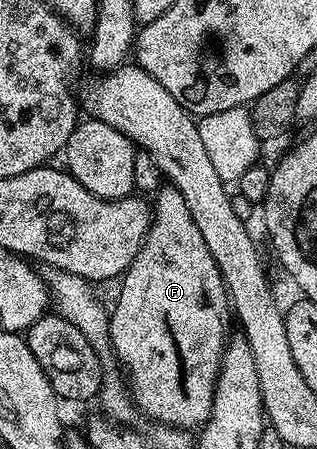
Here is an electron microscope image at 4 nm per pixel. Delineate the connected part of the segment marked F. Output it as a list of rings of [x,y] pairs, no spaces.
[[[165,185],[162,186],[160,191],[156,192],[154,199],[157,200],[152,200],[151,203],[153,224],[149,227],[149,235],[145,238],[145,244],[139,249],[135,261],[131,261],[131,265],[120,280],[120,283],[122,282],[121,292],[117,295],[117,304],[111,307],[109,345],[115,359],[117,355],[118,361],[125,366],[125,371],[129,374],[127,387],[131,392],[132,402],[140,414],[142,411],[143,414],[150,415],[153,419],[158,419],[159,422],[165,423],[161,425],[169,429],[190,429],[189,427],[200,429],[211,418],[213,394],[217,388],[217,374],[221,372],[221,358],[225,352],[225,344],[231,335],[231,330],[229,331],[229,319],[231,323],[229,292],[225,289],[225,282],[215,257],[211,257],[211,249],[207,249],[207,241],[203,241],[203,233],[199,233],[199,228],[195,226],[195,221],[191,217],[191,209],[187,209],[187,201],[183,201],[183,193],[179,193],[179,189],[175,189],[171,185]]]

